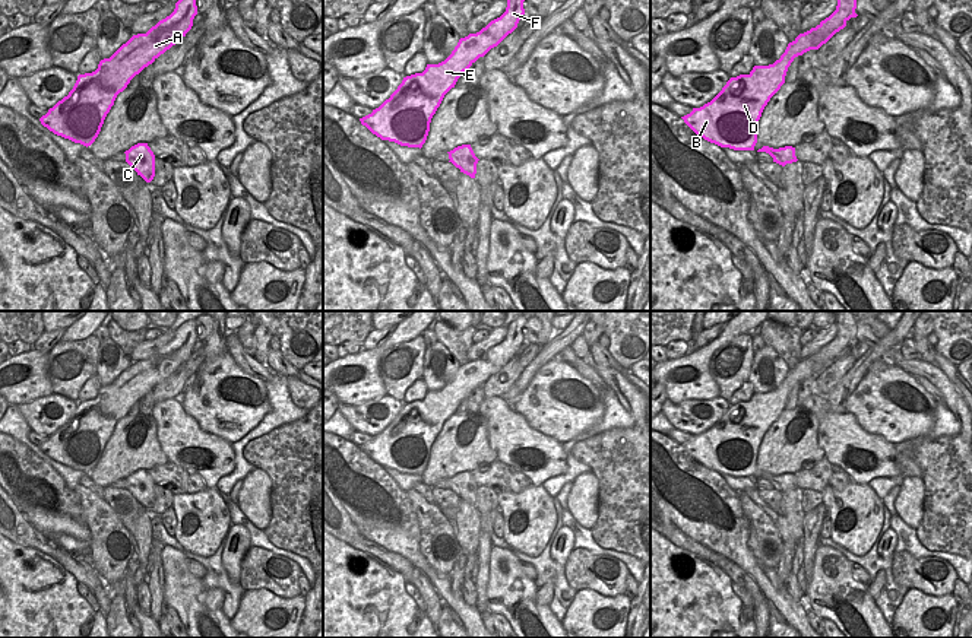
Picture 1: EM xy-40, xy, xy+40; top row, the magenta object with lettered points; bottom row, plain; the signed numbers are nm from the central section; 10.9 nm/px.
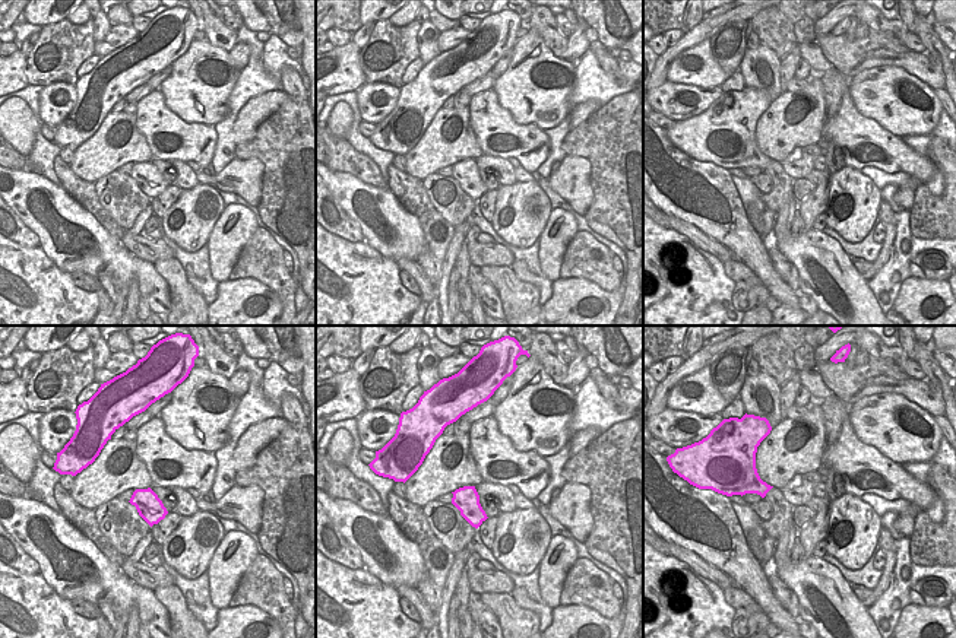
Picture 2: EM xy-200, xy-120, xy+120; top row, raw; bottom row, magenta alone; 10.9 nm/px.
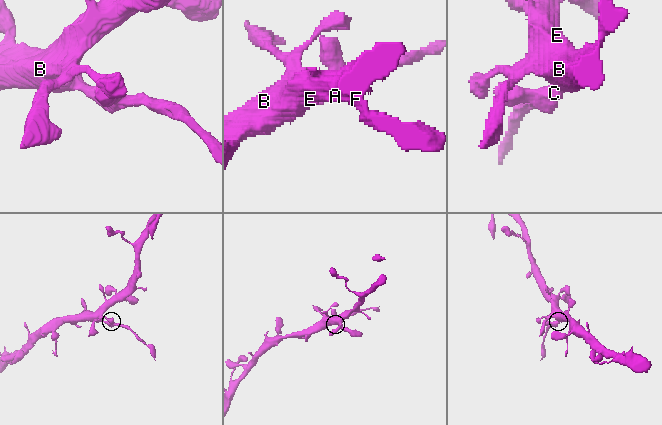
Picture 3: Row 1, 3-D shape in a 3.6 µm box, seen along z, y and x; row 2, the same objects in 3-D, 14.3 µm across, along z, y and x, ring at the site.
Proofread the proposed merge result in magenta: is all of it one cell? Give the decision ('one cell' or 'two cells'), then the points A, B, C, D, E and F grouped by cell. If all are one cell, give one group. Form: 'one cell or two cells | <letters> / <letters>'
two cells | A B D E F / C

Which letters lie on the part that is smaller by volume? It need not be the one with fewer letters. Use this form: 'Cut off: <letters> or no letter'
Cut off: C

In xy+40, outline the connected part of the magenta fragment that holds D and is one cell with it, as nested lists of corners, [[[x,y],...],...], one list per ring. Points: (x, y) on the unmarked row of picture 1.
[[[839,311],[836,337],[816,355],[800,361],[785,380],[769,393],[754,393],[748,401],[731,404],[707,431],[684,444],[684,450],[705,467],[734,477],[754,477],[757,453],[770,425],[785,410],[788,394],[795,384],[819,377],[836,359],[857,345],[857,320],[851,311]]]

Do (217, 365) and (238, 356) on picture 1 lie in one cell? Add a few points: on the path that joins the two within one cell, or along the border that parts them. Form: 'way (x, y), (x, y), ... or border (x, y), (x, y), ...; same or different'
border (225, 345), (231, 358), (246, 373), (260, 380); different

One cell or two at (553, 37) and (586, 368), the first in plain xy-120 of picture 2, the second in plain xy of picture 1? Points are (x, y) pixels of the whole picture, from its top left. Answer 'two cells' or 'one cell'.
one cell

